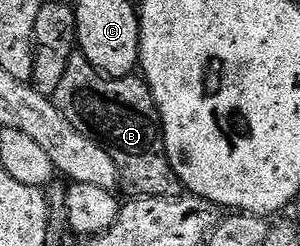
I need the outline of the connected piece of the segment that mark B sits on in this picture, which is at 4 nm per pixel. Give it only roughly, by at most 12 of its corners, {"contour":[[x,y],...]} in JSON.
{"contour":[[75,53],[52,98],[116,161],[121,186],[176,199],[145,78]]}

